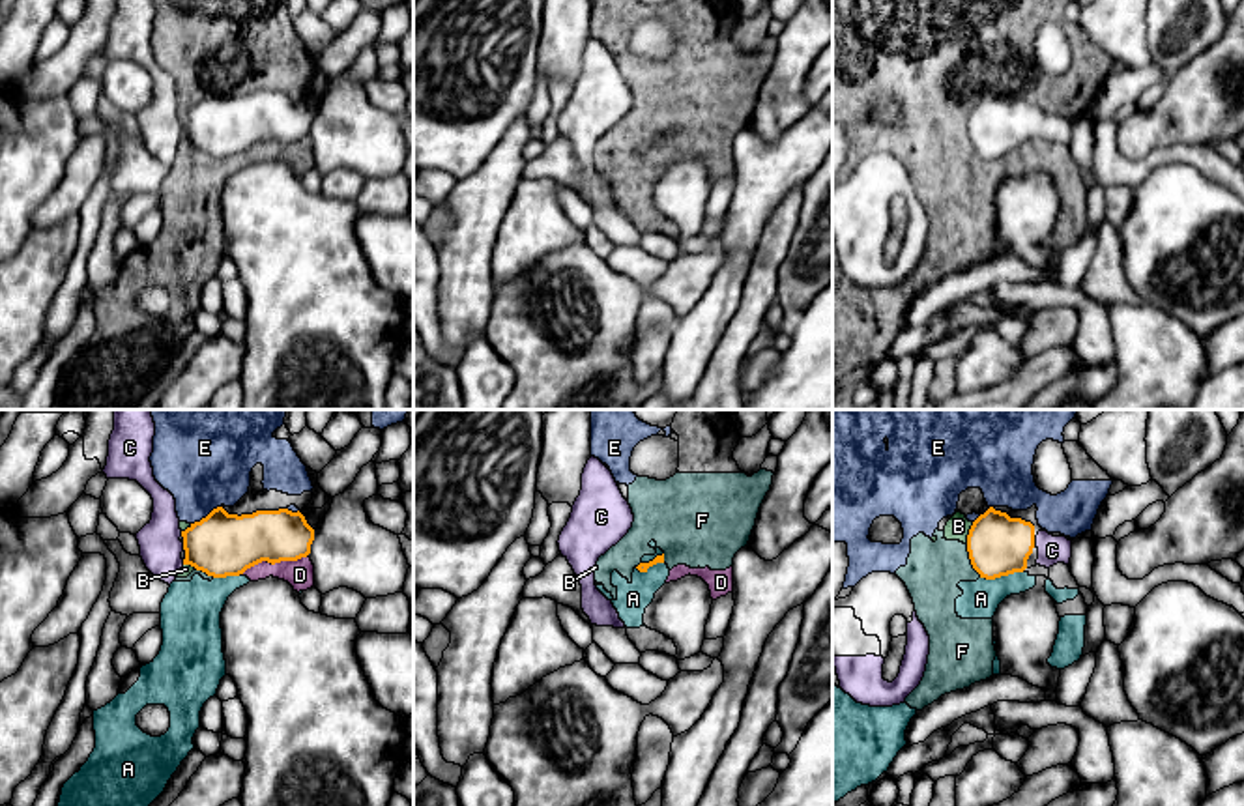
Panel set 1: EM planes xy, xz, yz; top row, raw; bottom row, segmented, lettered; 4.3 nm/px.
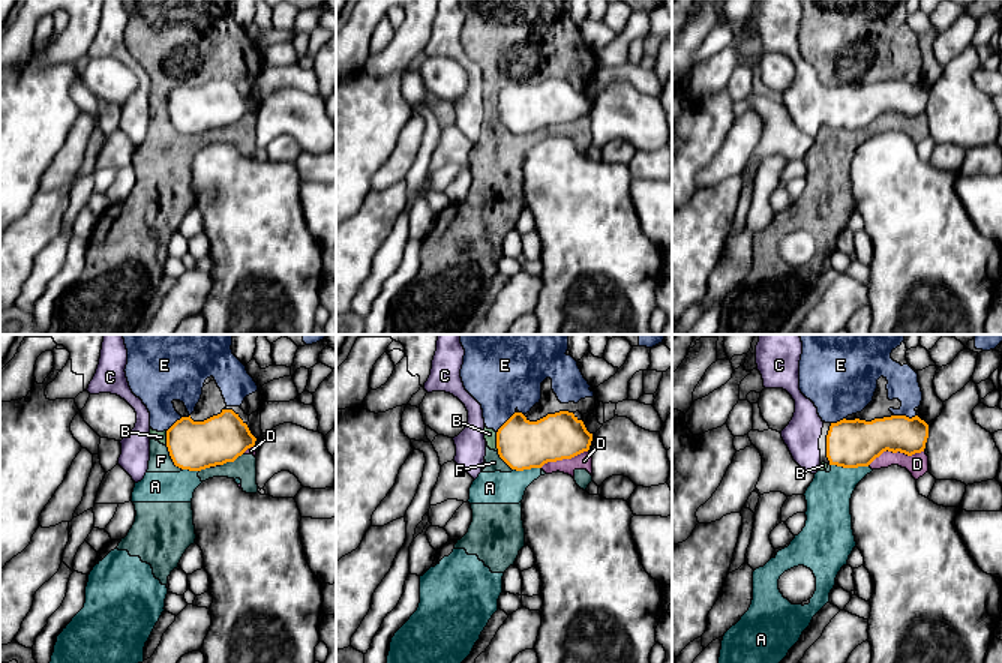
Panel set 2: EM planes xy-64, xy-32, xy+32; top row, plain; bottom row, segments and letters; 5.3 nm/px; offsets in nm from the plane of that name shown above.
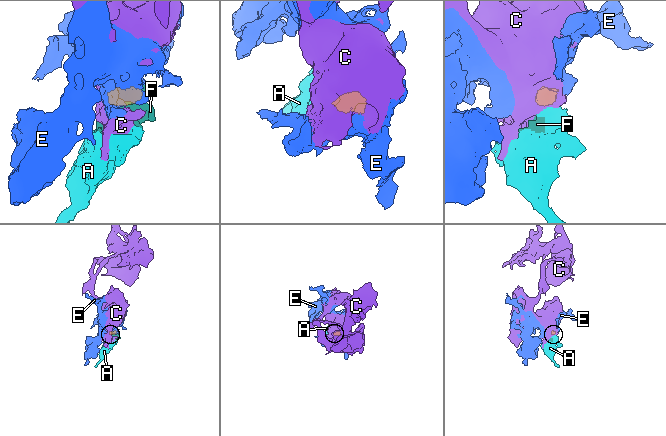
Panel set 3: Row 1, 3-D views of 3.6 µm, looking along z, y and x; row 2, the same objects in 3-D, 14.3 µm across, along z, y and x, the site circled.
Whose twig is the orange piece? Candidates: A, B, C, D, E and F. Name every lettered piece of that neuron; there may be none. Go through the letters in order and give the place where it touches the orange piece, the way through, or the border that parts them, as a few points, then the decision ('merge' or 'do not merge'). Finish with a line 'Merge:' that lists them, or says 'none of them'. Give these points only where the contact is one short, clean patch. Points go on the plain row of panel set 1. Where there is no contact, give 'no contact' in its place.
A: contact yz (1001, 156); border yz (1024, 150), (1012, 156), (981, 159); do not merge
B: contact yz (969, 115); do not merge
C: contact xy (184, 128); merge
D: contact xy (274, 144); border xy (307, 135), (274, 144), (259, 143), (242, 156); do not merge
E: contact xy (206, 98); do not merge
F: contact yz (971, 143); do not merge
Merge: C

